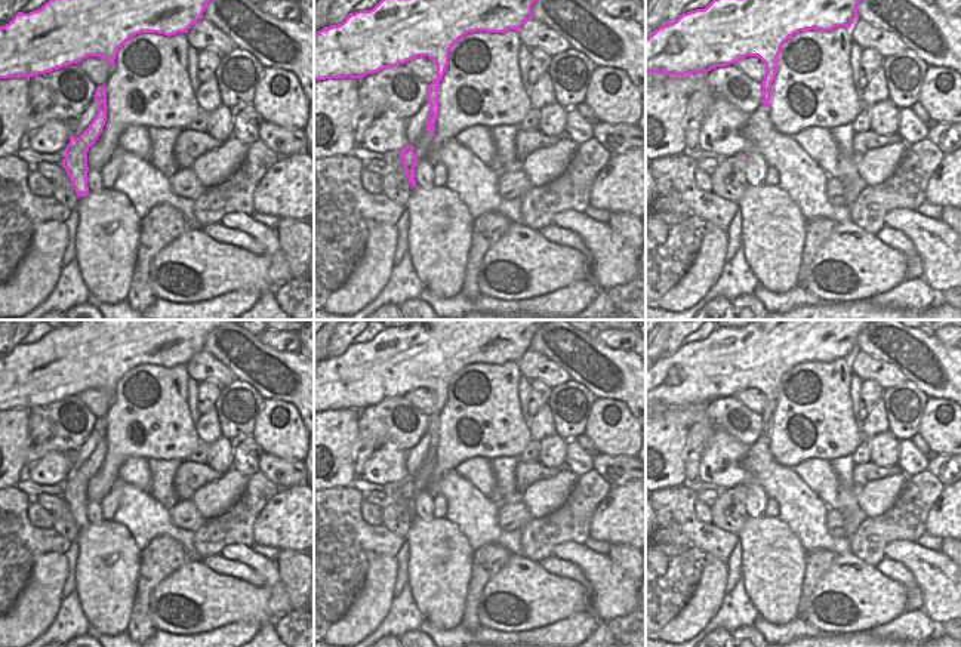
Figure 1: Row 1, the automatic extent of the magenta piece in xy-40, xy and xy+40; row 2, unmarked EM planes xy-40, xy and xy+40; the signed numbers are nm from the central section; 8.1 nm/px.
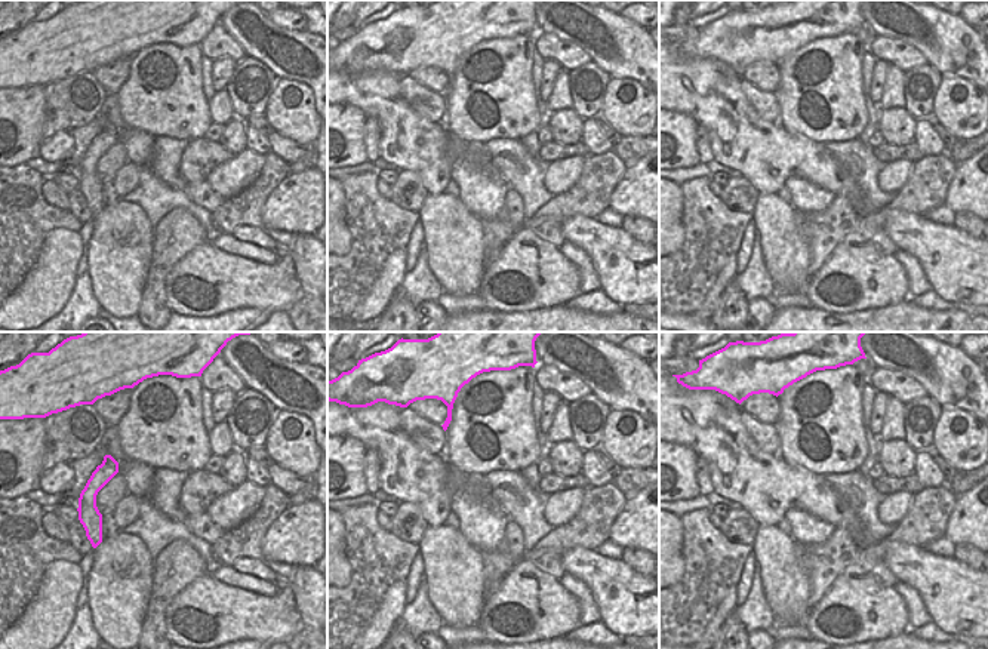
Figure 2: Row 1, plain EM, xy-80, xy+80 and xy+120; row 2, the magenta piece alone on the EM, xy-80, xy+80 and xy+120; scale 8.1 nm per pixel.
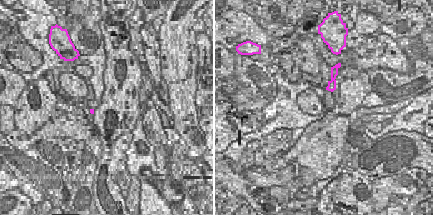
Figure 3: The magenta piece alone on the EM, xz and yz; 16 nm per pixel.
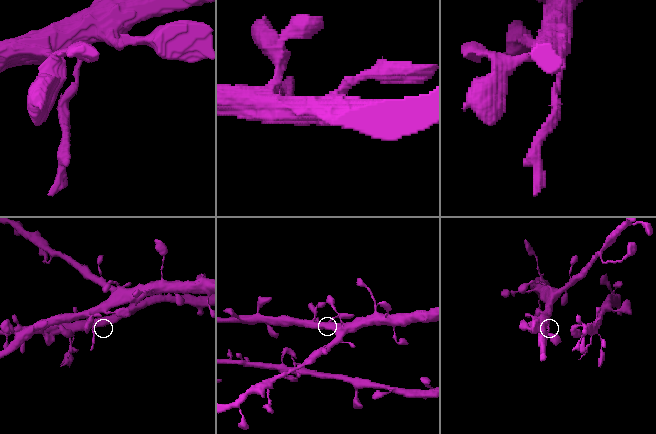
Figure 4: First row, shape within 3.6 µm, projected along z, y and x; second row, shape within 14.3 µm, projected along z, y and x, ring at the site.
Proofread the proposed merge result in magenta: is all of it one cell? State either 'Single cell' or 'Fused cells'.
Fused cells

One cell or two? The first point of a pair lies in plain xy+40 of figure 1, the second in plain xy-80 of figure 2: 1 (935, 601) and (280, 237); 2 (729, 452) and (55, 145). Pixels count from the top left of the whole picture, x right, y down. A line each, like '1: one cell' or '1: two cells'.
1: two cells
2: one cell

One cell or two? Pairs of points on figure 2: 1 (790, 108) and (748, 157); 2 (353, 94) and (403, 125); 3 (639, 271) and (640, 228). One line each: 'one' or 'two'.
1: two
2: one
3: two

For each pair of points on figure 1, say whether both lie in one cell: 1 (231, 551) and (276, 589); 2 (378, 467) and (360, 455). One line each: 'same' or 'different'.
1: same
2: different

